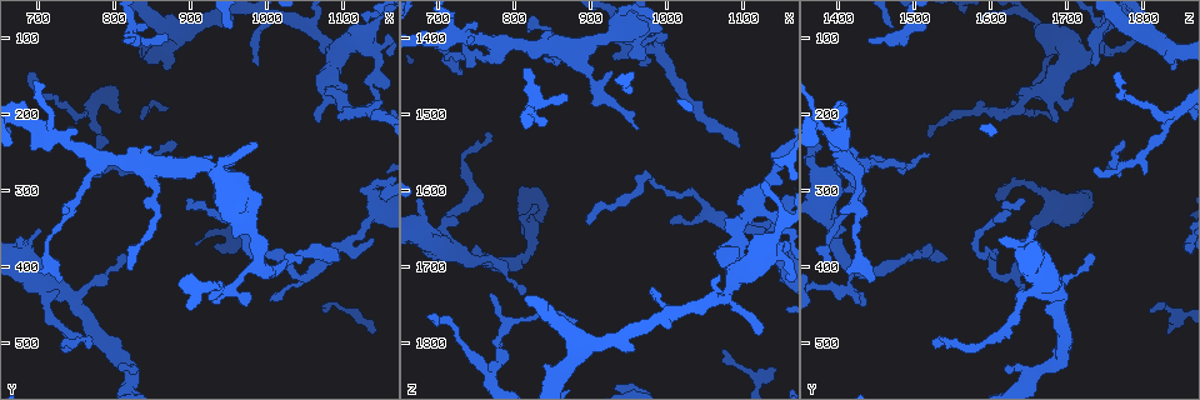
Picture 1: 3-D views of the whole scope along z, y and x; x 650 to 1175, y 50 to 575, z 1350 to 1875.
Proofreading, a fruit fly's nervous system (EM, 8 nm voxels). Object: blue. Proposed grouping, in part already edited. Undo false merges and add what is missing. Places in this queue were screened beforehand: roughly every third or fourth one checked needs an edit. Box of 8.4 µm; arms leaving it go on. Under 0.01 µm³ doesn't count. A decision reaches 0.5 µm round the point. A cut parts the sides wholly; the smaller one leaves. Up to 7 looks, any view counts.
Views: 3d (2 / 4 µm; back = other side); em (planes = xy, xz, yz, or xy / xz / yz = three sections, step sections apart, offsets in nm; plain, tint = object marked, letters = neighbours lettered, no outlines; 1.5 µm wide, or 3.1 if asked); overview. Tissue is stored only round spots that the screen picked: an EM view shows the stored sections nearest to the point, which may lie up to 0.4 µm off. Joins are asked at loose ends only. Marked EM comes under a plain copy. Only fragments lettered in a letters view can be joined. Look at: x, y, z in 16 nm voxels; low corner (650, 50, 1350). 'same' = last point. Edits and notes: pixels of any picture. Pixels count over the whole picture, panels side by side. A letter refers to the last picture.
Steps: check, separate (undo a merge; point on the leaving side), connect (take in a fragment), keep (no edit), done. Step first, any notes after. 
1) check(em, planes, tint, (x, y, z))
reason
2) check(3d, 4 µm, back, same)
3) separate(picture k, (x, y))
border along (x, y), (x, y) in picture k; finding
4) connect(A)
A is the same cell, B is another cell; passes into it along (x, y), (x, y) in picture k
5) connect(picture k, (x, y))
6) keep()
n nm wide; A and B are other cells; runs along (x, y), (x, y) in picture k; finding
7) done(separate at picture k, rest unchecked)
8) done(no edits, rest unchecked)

check(em, planes, letters, (1005, 445, 1640))

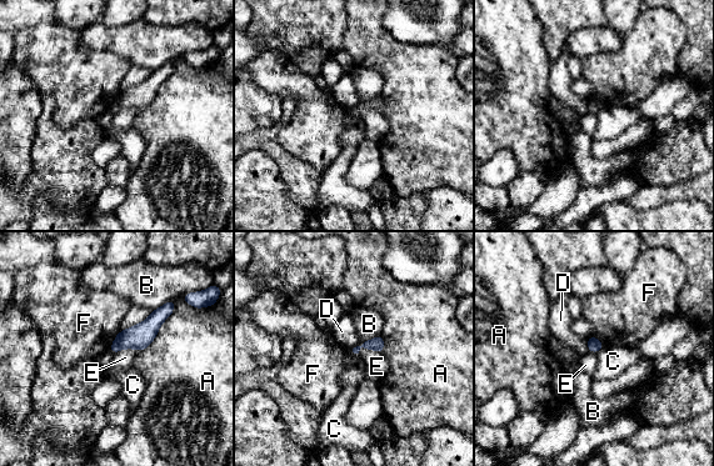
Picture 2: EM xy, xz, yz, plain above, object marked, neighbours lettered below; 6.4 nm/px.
keep()
A, B, C, D, E and F are other cells; border along (356, 345), (380, 352) in picture 2; no lettered fragment goes on from it

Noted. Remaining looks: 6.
check(em, 3.1 µm, planes, letters, (730, 500, 1555))
abrupt turn

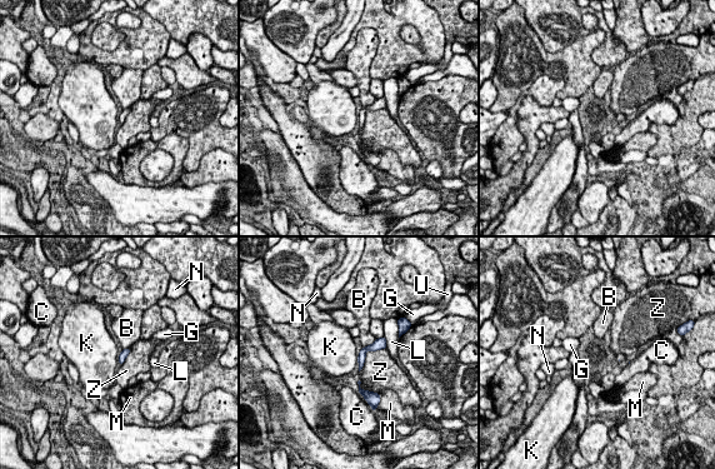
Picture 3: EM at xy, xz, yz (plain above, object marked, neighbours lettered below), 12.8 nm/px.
keep()
B, C, G, K, L, M, N, U and Z are other cells; runs along (383, 340), (368, 348), (360, 359) in picture 3; all the same cell

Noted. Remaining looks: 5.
check(3d, 4 µm, (880, 240, 1770))
thin end

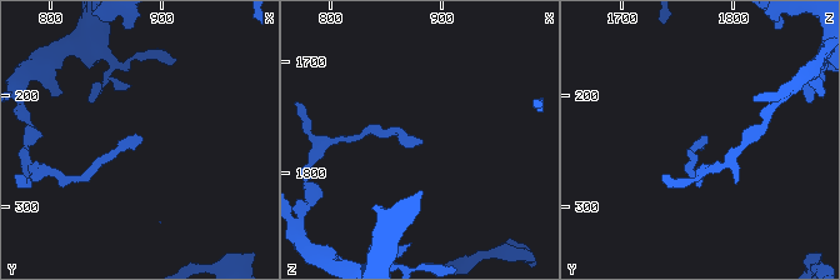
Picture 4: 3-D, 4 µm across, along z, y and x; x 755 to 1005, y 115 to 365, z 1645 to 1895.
check(em, xy, step 8, tint, (884, 240, 1770))
shape alone is not enough

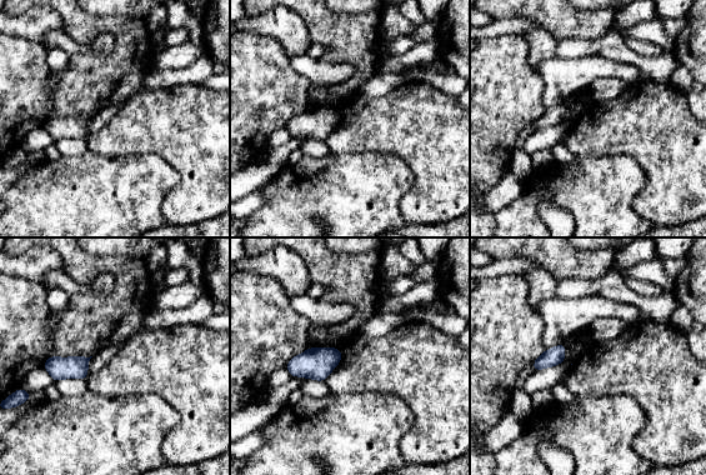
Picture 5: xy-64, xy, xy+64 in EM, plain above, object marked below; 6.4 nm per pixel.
check(em, planes, letters, same)

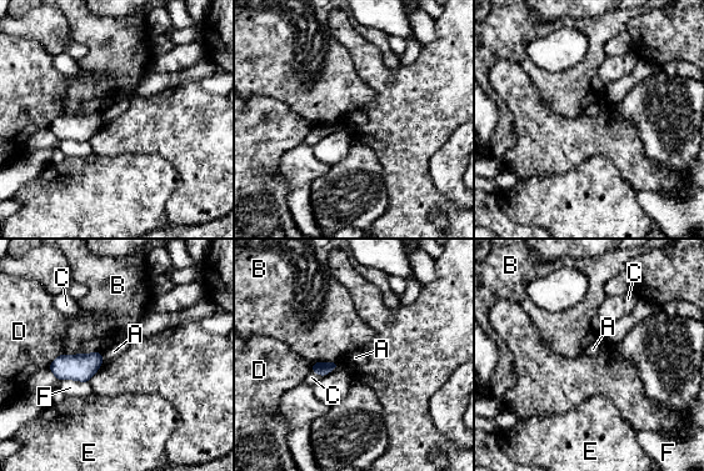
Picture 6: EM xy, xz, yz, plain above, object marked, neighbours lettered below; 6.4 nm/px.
keep()
A, B, C, D, E and F are other cells; none of them fits

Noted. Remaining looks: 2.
done(no edits, rest unchecked)

